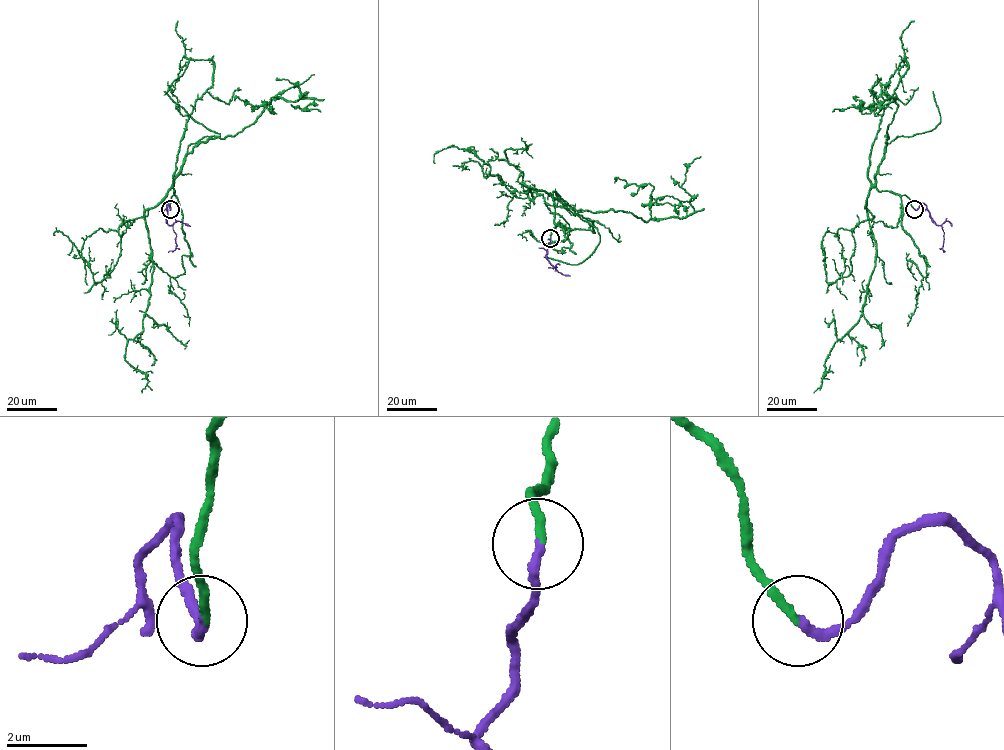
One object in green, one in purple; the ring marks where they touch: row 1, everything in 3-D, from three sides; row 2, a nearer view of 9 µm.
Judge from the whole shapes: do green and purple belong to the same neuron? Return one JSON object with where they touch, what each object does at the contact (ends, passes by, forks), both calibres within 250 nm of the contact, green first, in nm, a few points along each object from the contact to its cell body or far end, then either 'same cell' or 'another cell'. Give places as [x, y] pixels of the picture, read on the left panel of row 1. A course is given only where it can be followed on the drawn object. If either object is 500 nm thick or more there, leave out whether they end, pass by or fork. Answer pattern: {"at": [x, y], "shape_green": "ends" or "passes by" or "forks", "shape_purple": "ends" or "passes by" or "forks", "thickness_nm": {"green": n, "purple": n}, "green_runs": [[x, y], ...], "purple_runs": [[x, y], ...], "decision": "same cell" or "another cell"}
{"at": [170, 209], "shape_green": "ends", "shape_purple": "ends", "thickness_nm": {"green": 200, "purple": 240}, "green_runs": [[171, 209], [172, 187], [144, 212], [149, 305], [126, 348], [148, 380], [141, 392]], "purple_runs": [[170, 209], [169, 203], [166, 222], [173, 226], [176, 246], [168, 252]], "decision": "same cell"}

